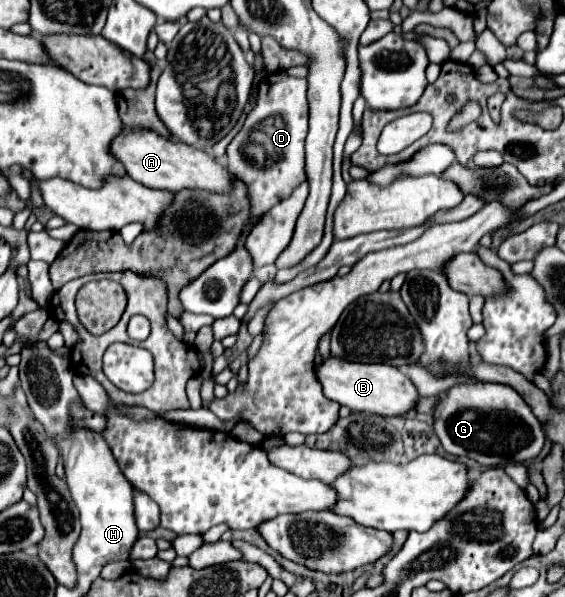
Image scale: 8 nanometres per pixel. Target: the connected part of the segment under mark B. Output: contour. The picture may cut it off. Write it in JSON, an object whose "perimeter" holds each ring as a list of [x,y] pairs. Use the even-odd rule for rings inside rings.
{"perimeter":[[[330,356],[316,364],[316,376],[322,384],[324,394],[338,402],[340,406],[348,406],[354,412],[368,412],[378,416],[402,416],[414,408],[418,400],[416,386],[408,376],[404,376],[398,368],[388,364],[360,364],[344,358]]]}

